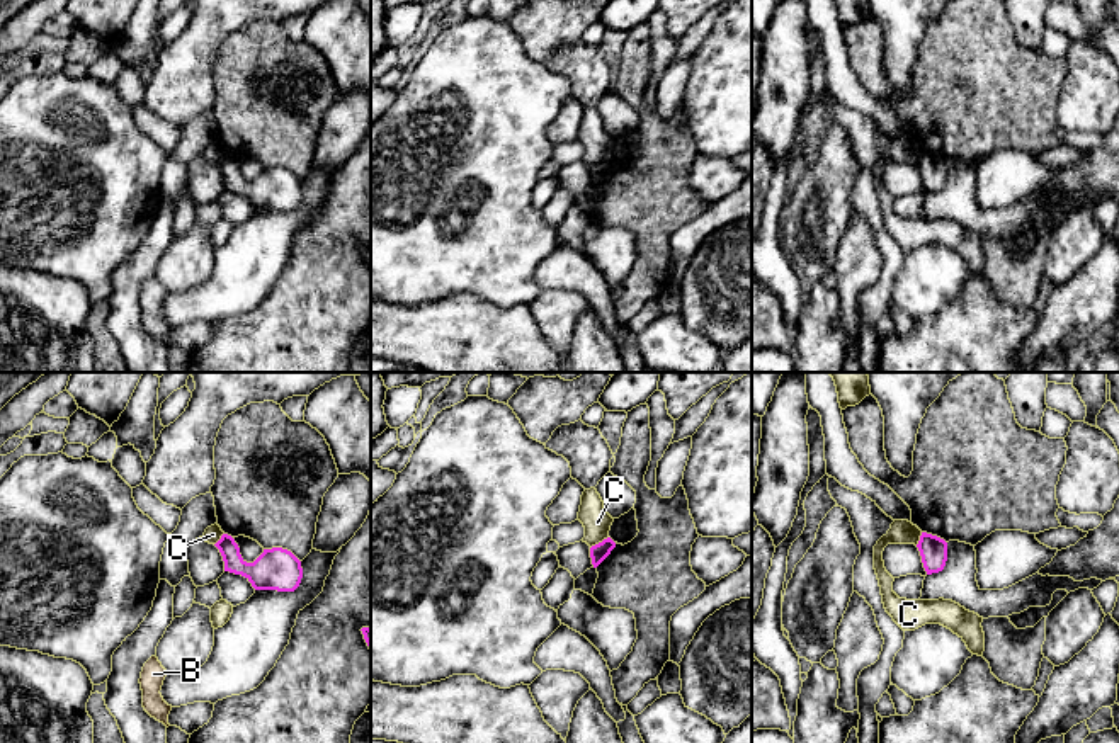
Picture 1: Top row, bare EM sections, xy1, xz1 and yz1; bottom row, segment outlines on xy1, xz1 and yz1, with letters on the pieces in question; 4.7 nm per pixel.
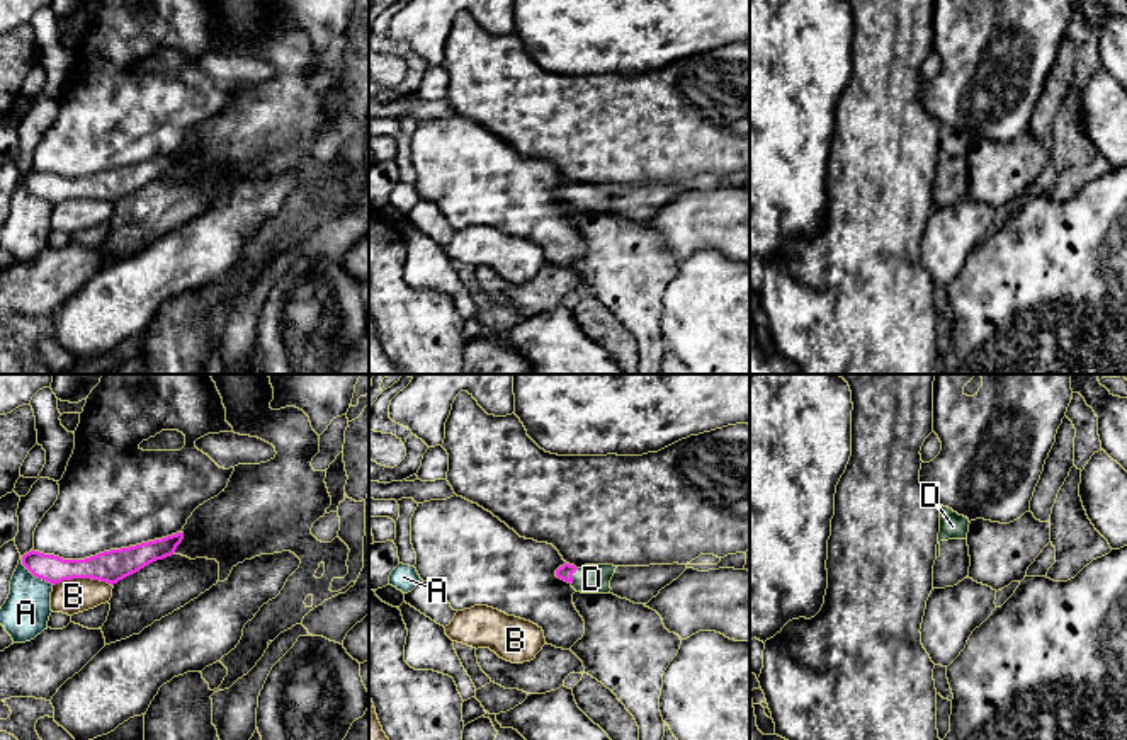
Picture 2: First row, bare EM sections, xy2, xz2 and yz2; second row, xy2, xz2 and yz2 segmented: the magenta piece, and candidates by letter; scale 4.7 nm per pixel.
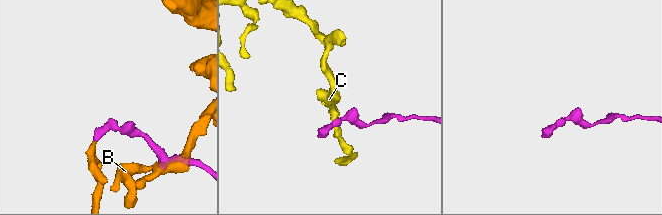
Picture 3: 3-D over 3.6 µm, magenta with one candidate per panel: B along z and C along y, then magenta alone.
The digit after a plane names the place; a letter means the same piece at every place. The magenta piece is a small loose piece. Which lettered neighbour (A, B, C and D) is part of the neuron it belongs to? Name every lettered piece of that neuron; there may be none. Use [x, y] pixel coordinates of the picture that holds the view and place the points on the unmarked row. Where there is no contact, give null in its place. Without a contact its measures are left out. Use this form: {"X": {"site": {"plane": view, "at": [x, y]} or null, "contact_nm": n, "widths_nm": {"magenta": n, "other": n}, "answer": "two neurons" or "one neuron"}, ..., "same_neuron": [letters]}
{"A": {"site": {"plane": "xy2", "at": [34, 194]}, "contact_nm": 200, "widths_nm": {"magenta": 130, "other": 220}, "answer": "two neurons"}, "B": {"site": {"plane": "xy2", "at": [82, 196]}, "contact_nm": 280, "widths_nm": {"magenta": 150, "other": 160}, "answer": "two neurons"}, "C": {"site": {"plane": "xz1", "at": [599, 162]}, "contact_nm": 110, "widths_nm": {"magenta": 80, "other": 130}, "answer": "two neurons"}, "D": {"site": {"plane": "xz2", "at": [571, 196]}, "contact_nm": 90, "widths_nm": {"magenta": 70, "other": 140}, "answer": "one neuron"}, "same_neuron": ["D"]}

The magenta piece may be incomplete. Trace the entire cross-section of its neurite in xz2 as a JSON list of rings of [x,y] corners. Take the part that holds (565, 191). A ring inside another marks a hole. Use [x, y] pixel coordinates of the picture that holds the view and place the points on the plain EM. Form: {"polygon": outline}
{"polygon": [[[564,182],[556,189],[556,196],[581,213],[610,213],[610,199],[615,187],[614,184],[585,184],[576,187],[575,184]]]}

